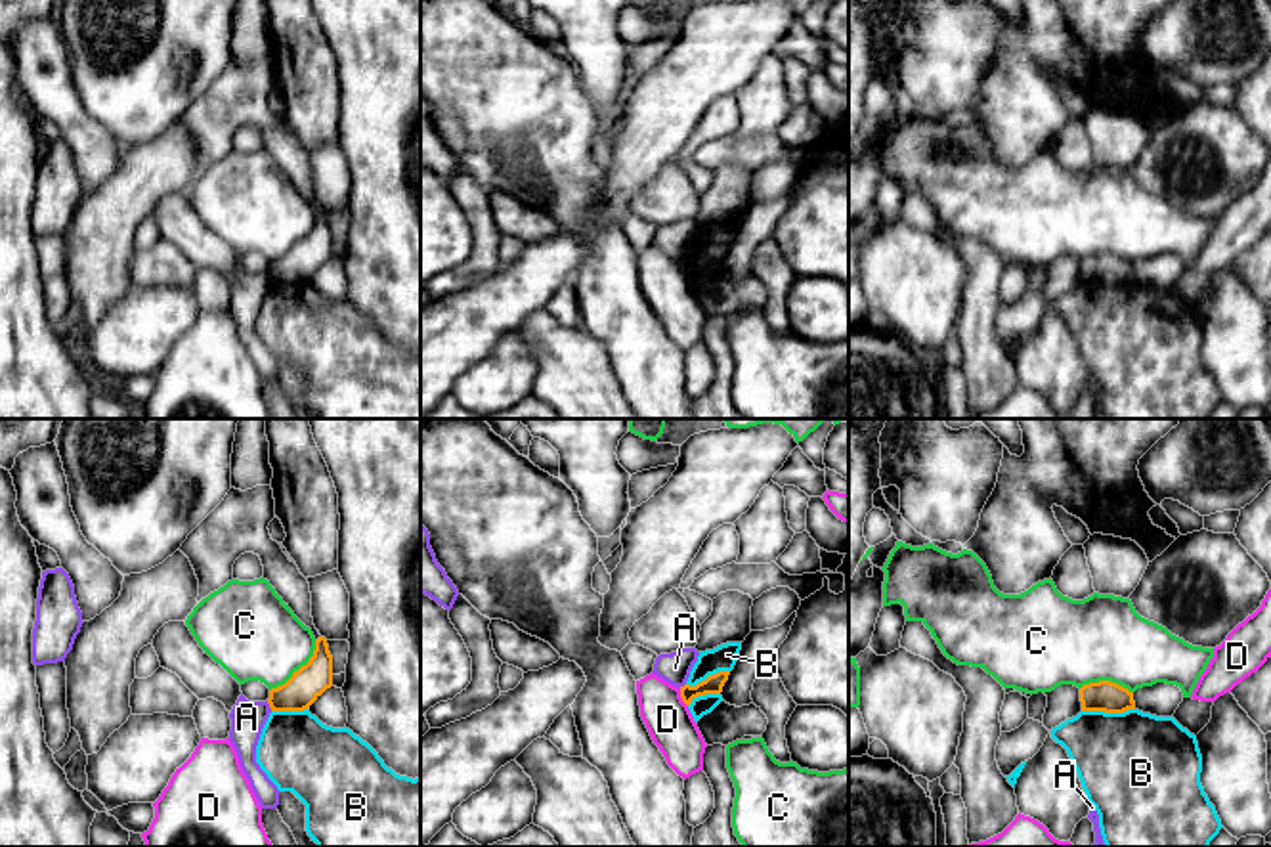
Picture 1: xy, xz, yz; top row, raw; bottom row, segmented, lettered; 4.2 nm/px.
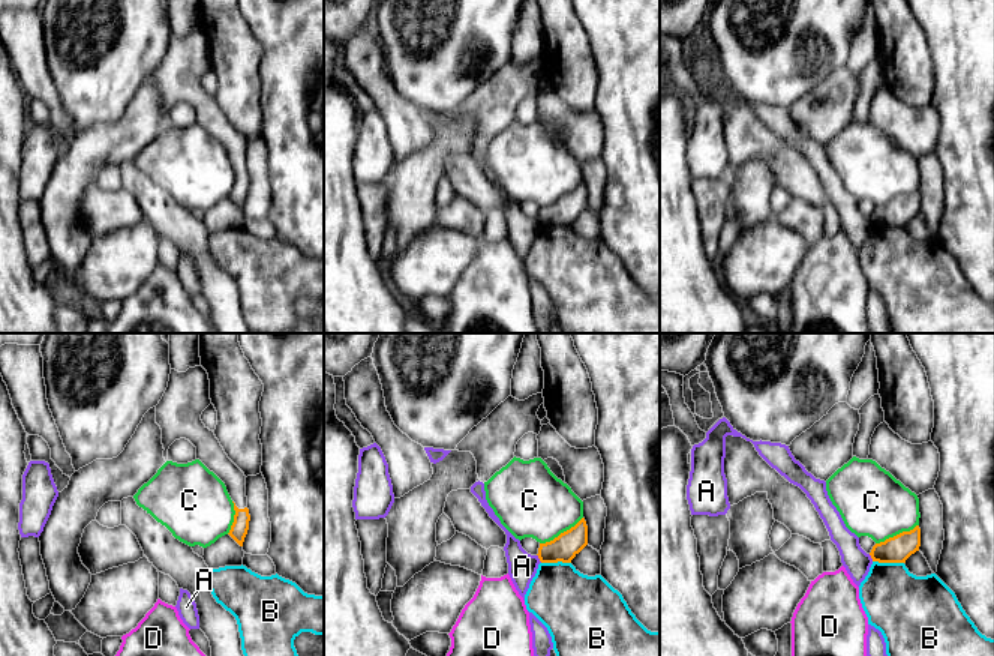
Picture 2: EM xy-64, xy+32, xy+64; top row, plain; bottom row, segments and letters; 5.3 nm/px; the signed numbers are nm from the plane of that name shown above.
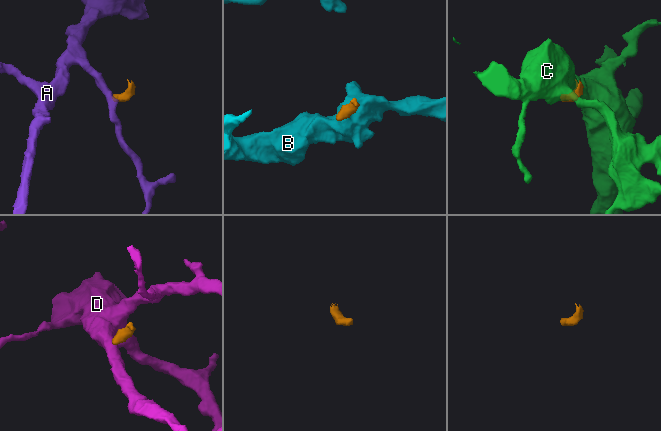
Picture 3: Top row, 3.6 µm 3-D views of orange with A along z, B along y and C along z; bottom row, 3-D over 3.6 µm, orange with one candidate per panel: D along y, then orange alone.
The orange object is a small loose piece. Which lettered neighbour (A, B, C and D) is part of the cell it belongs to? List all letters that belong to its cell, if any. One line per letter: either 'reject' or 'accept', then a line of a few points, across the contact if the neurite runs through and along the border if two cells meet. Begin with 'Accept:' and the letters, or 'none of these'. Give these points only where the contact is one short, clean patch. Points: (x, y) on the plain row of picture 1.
Accept: none of these
A: reject; line xz (685, 255), (679, 259)
B: reject; line yz (1134, 280), (1122, 283), (1082, 283)
C: reject; line xy (316, 213), (314, 226), (270, 262)
D: reject; line xz (679, 260), (679, 268), (687, 278)

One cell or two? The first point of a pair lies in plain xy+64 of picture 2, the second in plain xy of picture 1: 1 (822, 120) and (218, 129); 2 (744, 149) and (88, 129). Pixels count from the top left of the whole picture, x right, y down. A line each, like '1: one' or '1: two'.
1: one
2: one

